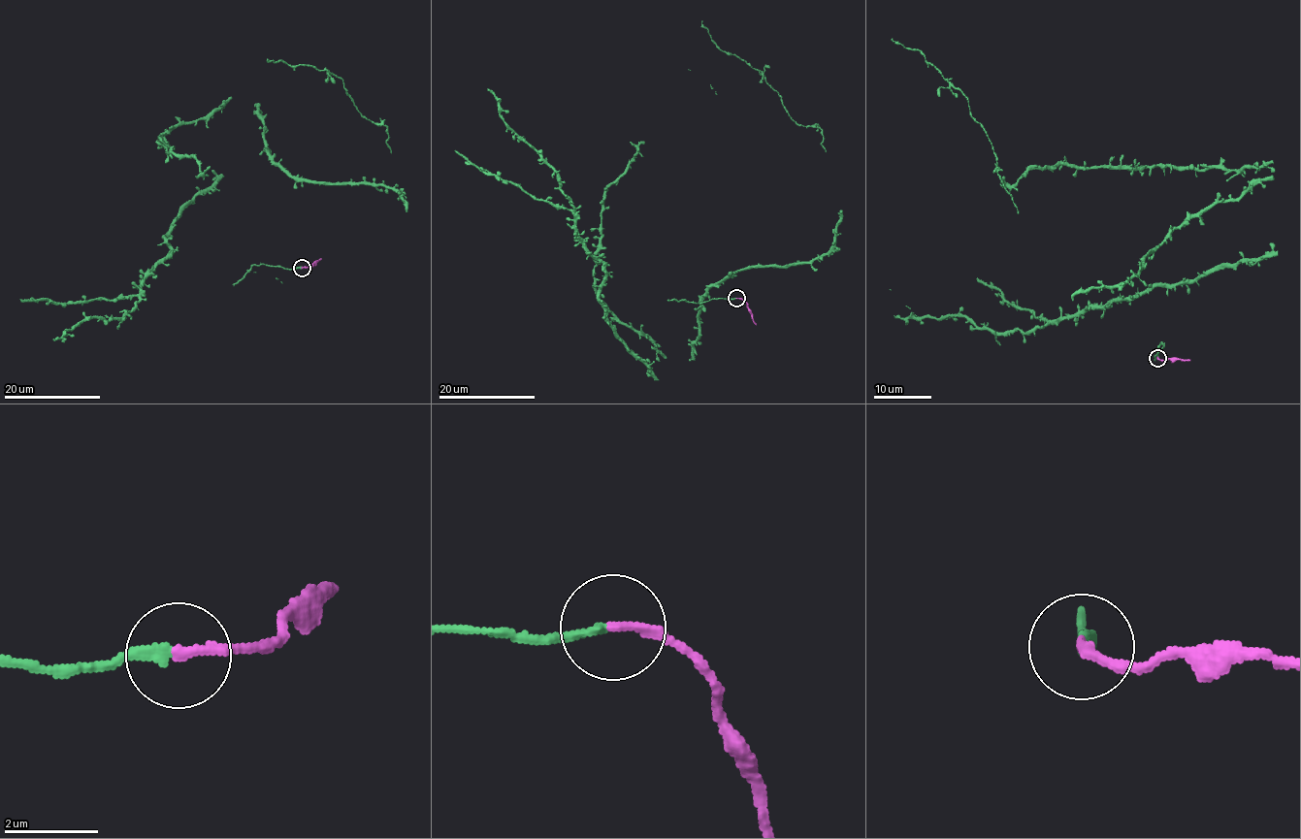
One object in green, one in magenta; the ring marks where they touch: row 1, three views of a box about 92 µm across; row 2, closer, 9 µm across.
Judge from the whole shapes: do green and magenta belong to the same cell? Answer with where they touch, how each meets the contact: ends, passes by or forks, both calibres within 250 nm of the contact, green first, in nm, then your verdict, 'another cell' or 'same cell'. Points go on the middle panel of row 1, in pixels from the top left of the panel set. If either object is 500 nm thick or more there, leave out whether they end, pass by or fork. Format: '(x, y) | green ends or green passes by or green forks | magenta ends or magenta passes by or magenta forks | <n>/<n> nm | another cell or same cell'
(736, 298) | green ends | magenta ends | 200/200 nm | same cell

